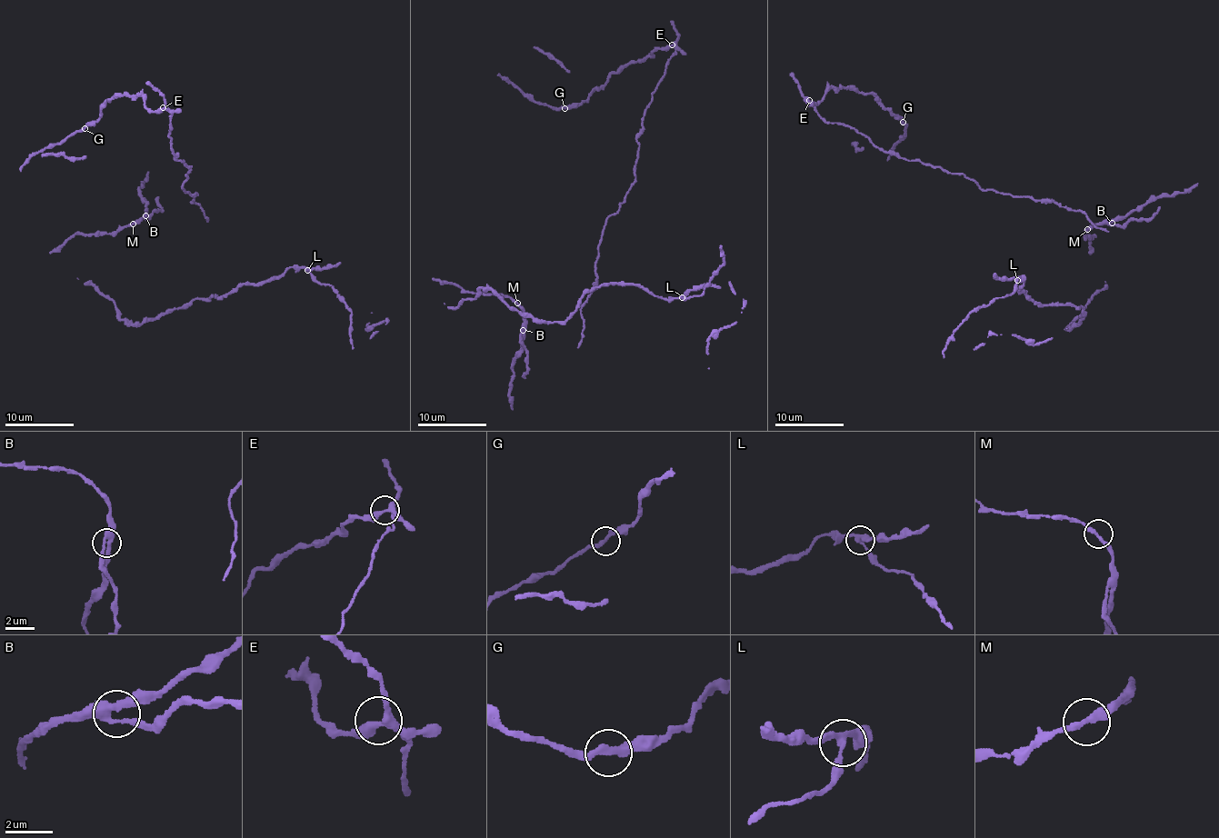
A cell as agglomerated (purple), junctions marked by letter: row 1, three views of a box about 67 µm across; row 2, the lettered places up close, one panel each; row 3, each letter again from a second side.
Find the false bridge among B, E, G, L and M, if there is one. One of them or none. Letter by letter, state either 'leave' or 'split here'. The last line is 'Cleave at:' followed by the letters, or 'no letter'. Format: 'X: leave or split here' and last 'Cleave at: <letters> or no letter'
B: leave
E: leave
G: leave
L: split here
M: leave
Cleave at: L

